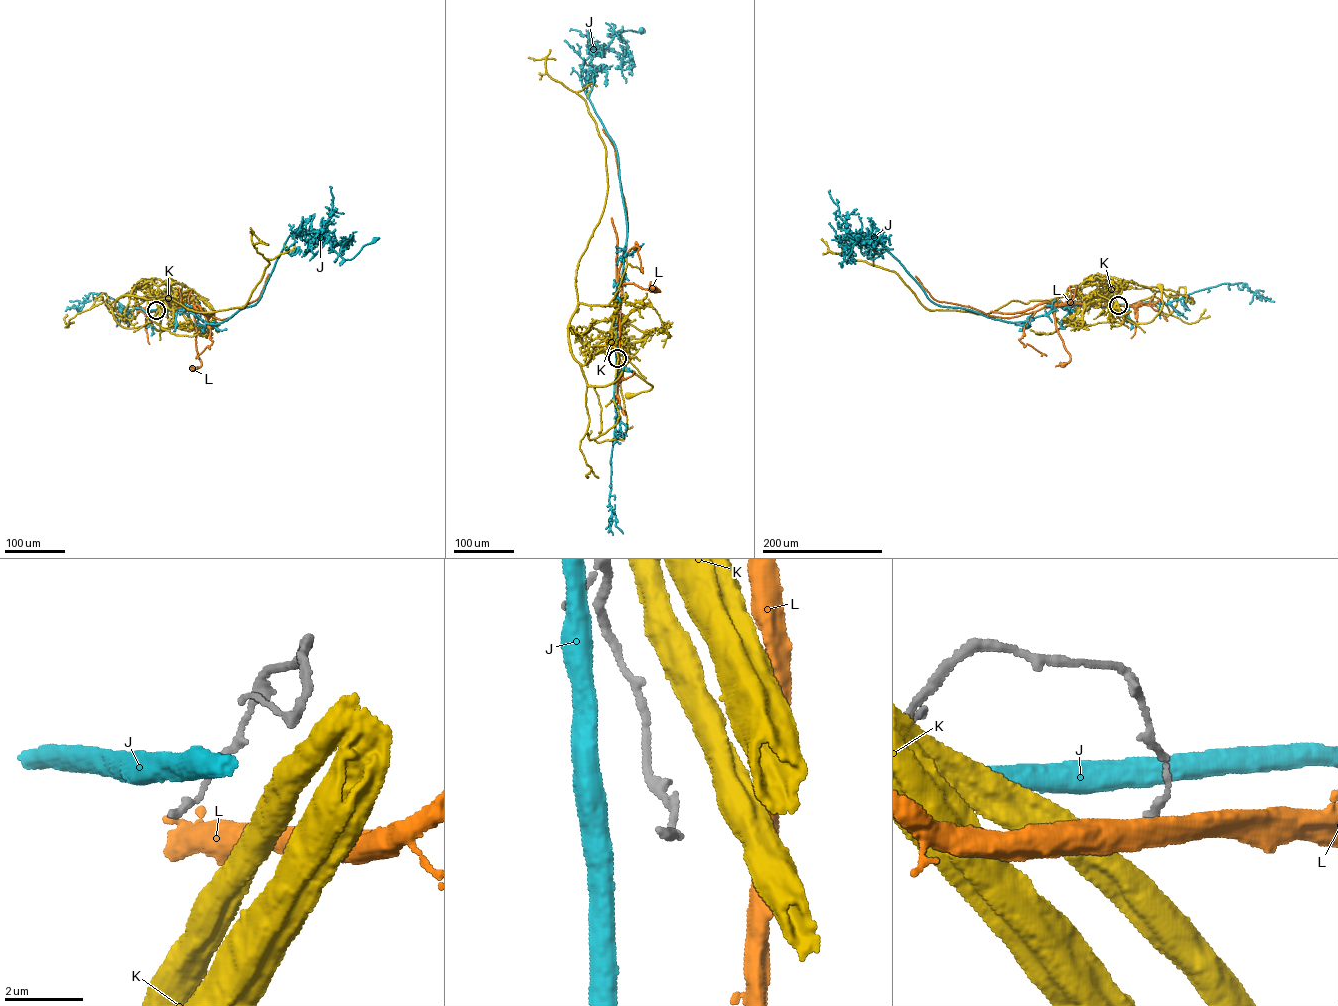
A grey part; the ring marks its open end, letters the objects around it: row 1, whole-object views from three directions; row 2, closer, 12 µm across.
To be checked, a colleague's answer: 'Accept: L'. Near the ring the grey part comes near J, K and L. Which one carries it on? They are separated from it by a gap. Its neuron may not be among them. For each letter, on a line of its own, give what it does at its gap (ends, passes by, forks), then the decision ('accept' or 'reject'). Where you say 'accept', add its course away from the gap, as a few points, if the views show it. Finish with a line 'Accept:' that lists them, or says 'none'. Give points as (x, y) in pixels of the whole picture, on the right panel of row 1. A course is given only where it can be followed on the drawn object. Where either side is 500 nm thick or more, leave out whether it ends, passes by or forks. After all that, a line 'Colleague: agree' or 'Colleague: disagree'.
J: reject
K: reject
L: accept; it runs (1119, 305), (1072, 303), (1056, 307), (1056, 328), (1070, 358), (1063, 365)
Accept: L
Colleague: agree

